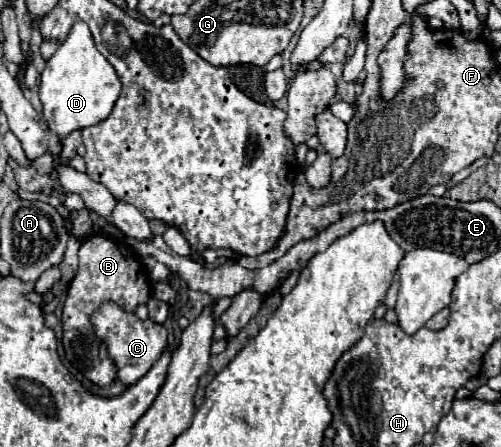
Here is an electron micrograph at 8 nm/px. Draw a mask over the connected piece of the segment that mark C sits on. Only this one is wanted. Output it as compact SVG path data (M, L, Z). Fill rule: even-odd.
M114 302L100 304L94 310L90 322L94 326L96 336L106 344L108 356L118 368L116 378L124 386L132 386L134 382L138 382L152 368L152 364L160 358L160 354L164 352L164 348L168 344L168 332L166 332L166 328L162 324L156 324L150 318L148 320L140 320L136 314L122 310Z

